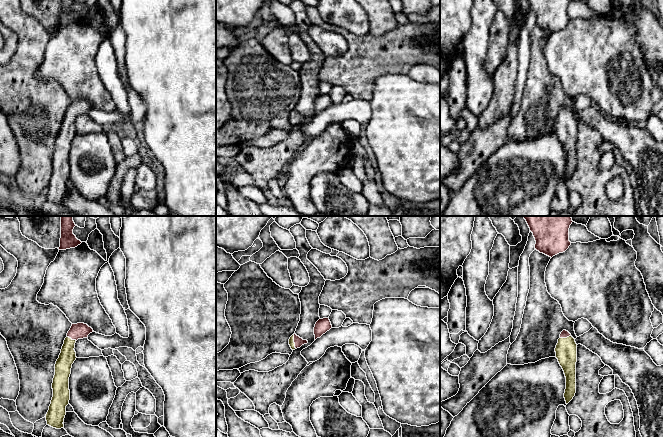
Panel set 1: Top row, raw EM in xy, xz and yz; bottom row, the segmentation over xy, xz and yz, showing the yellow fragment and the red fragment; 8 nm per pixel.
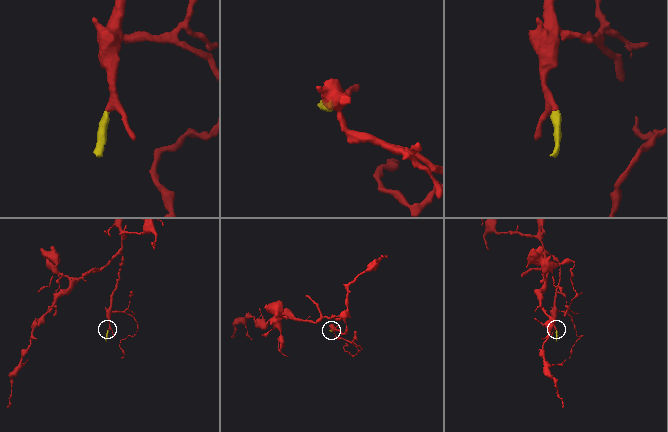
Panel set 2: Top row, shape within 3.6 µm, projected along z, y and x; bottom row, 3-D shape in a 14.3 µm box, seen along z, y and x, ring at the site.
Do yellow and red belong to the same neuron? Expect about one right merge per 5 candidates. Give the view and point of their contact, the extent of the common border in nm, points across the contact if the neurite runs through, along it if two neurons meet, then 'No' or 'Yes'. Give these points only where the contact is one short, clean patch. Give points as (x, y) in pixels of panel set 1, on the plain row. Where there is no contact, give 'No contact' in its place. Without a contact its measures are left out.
Touches yellow at xz (293, 117). Shared border 120 nm. Path across: xz (291, 117), (293, 117), (298, 117). Yes

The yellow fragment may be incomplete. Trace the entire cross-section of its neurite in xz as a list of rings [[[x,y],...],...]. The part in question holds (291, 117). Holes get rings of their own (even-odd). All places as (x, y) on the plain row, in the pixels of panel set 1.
[[[293,110],[289,115],[289,121],[292,126],[300,124],[302,121],[307,120],[307,119],[308,119],[307,116],[303,116],[302,114],[297,112],[296,110]]]

